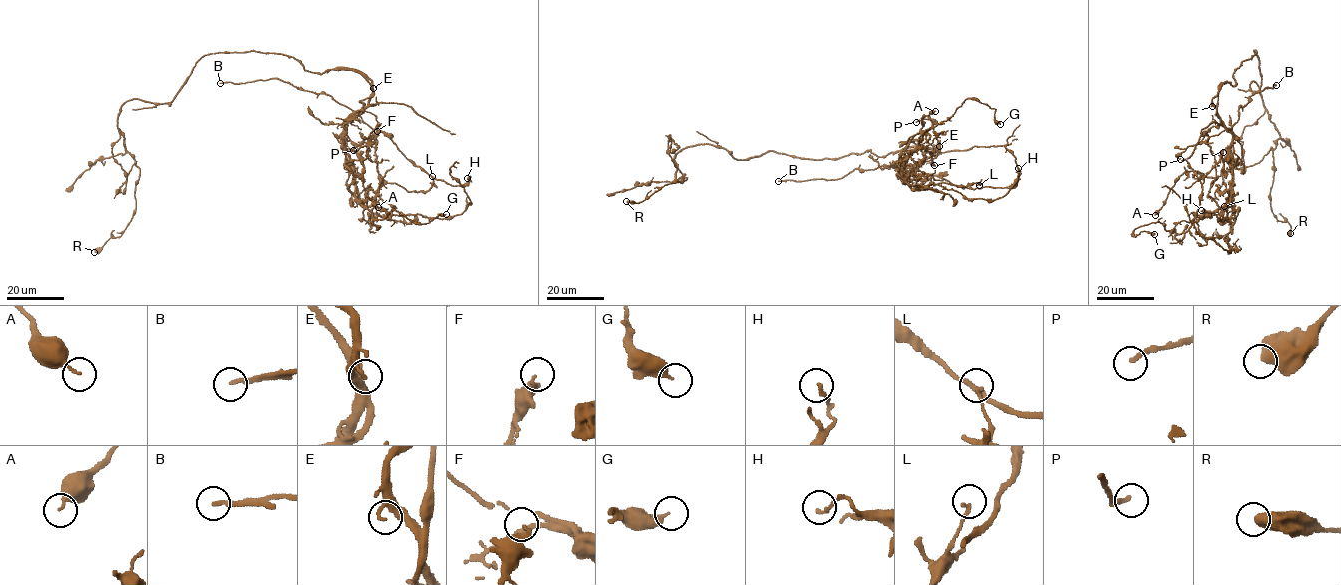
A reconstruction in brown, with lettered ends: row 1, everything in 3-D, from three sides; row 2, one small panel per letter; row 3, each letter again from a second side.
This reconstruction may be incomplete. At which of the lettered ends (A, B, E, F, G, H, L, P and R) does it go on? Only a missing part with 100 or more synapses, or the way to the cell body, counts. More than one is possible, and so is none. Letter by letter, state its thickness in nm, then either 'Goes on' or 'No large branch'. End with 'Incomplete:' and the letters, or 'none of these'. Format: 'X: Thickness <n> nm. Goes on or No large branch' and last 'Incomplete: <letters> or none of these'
A: Thickness 160 nm. No large branch
B: Thickness 170 nm. No large branch
E: Thickness 140 nm. No large branch
F: Thickness 240 nm. No large branch
G: Thickness 320 nm. No large branch
H: Thickness 150 nm. No large branch
L: Thickness 100 nm. No large branch
P: Thickness 200 nm. No large branch
R: Thickness 550 nm. No large branch
Incomplete: none of these

